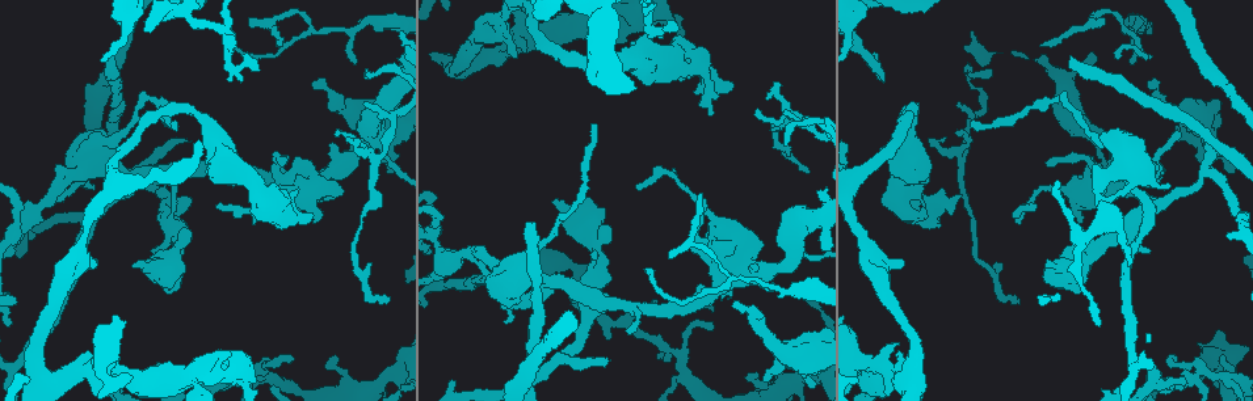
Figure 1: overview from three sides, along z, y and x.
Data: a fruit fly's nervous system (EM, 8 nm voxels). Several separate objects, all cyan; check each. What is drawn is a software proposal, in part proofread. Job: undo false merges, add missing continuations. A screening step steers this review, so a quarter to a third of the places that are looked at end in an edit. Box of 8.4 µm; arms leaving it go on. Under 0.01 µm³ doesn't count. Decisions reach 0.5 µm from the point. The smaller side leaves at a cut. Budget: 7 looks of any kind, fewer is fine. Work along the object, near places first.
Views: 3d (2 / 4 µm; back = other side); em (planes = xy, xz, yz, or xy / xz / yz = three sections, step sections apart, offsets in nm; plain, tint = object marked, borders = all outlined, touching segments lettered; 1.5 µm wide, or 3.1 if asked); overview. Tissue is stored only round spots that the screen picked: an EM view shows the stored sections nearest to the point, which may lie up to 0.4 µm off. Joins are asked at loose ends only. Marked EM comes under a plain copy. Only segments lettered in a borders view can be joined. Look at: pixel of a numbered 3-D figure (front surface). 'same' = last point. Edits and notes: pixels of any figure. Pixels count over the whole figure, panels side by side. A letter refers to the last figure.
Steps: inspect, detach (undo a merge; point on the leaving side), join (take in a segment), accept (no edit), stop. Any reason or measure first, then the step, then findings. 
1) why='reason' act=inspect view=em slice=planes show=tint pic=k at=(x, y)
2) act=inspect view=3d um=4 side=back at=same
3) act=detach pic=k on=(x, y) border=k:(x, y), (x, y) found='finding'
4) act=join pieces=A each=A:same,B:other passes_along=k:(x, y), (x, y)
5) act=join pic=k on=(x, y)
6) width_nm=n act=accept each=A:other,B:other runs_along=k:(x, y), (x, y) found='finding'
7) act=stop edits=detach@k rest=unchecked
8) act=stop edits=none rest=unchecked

why='branch stops here' act=inspect view=3d um=4 pic=1 at=(610, 359)

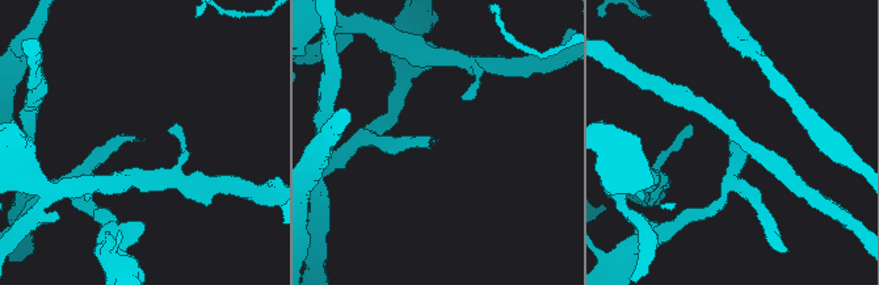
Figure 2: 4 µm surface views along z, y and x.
why='now the EM' act=inspect view=em slice=planes show=borders pic=2 at=(432, 141)

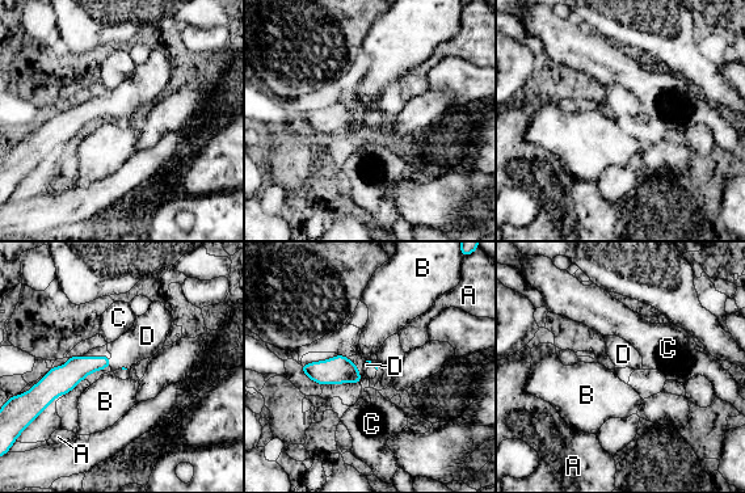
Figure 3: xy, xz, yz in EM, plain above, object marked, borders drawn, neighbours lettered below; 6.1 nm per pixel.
act=join pieces=D each=A:other,B:other,C:other,D:same passes_along=3:(79, 367), (110, 361), (144, 338) found='the cell continues'

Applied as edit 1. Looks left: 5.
act=inspect view=overview

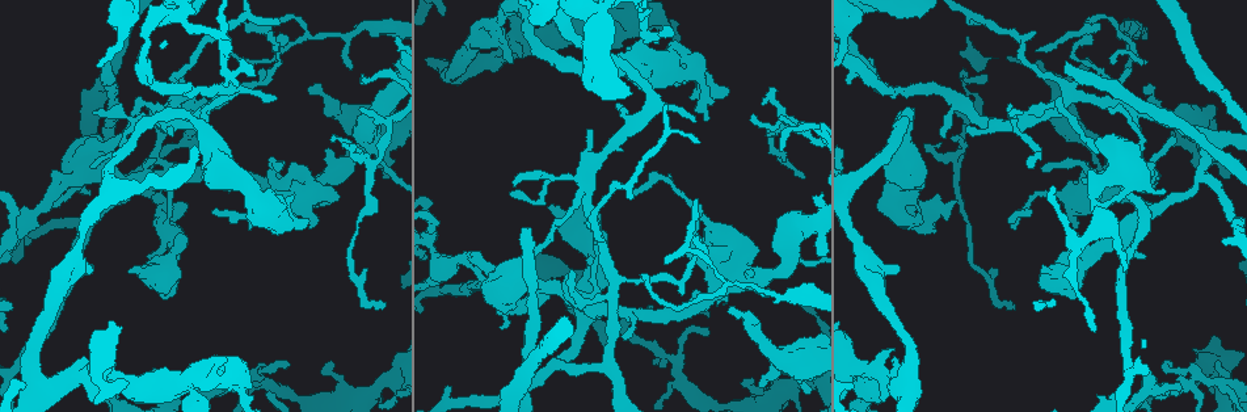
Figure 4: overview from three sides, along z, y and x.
why='free end' act=inspect view=em slice=planes show=borders pic=4 at=(527, 231)

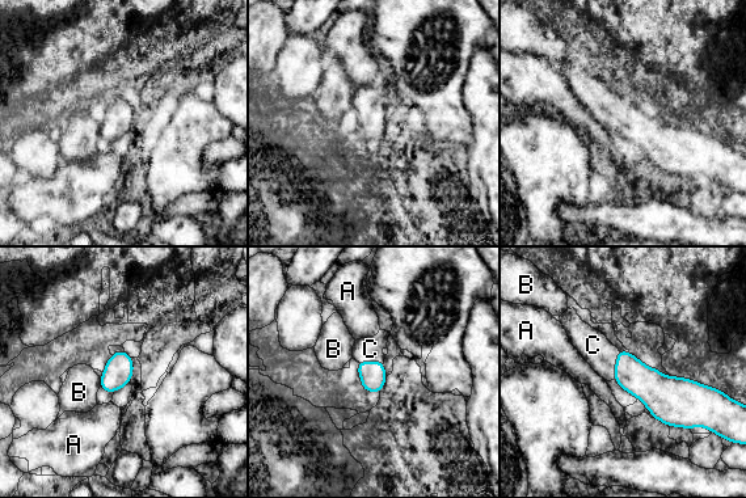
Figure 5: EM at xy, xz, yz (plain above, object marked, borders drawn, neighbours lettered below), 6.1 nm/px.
act=join pieces=C each=A:other,B:other,C:same passes_along=5:(648, 384), (615, 364), (593, 345) found='the cell continues'

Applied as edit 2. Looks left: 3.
why='redraw' act=inspect view=overview

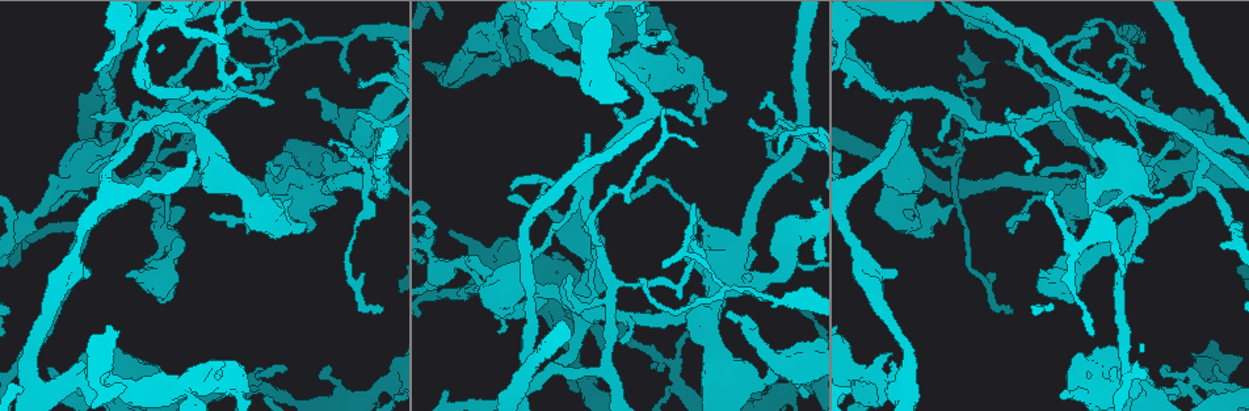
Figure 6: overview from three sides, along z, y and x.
why='free end' act=inspect view=3d um=4 pic=6 at=(801, 396)

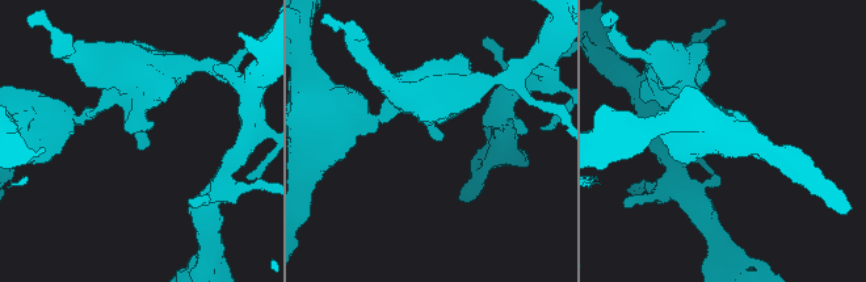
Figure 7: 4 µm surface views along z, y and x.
why='now the EM' act=inspect view=em slice=planes show=borders pic=7 at=(141, 145)

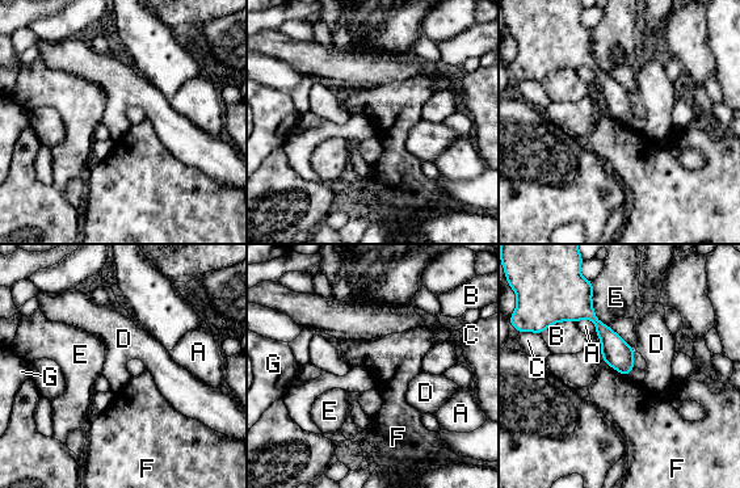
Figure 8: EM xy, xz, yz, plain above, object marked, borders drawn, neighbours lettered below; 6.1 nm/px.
width_nm=180 act=accept each=A:other,B:other,C:other,D:other,E:other,F:other,G:other runs_along=8:(581, 295), (626, 370) found='no lettered segment goes on from it'

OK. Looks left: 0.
act=stop edits=join@3,join@5 rest=unchecked

